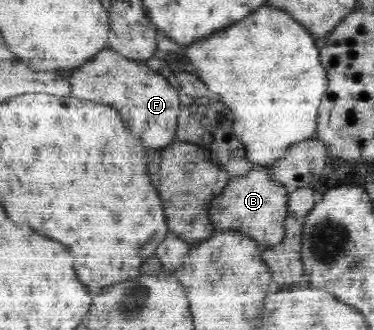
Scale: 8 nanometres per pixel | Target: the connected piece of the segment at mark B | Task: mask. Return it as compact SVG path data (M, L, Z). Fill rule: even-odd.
M257 167L239 177L229 177L224 190L209 205L209 219L213 231L239 231L259 243L259 247L273 247L285 239L285 219L288 216L289 192L283 184L275 183L271 170Z

